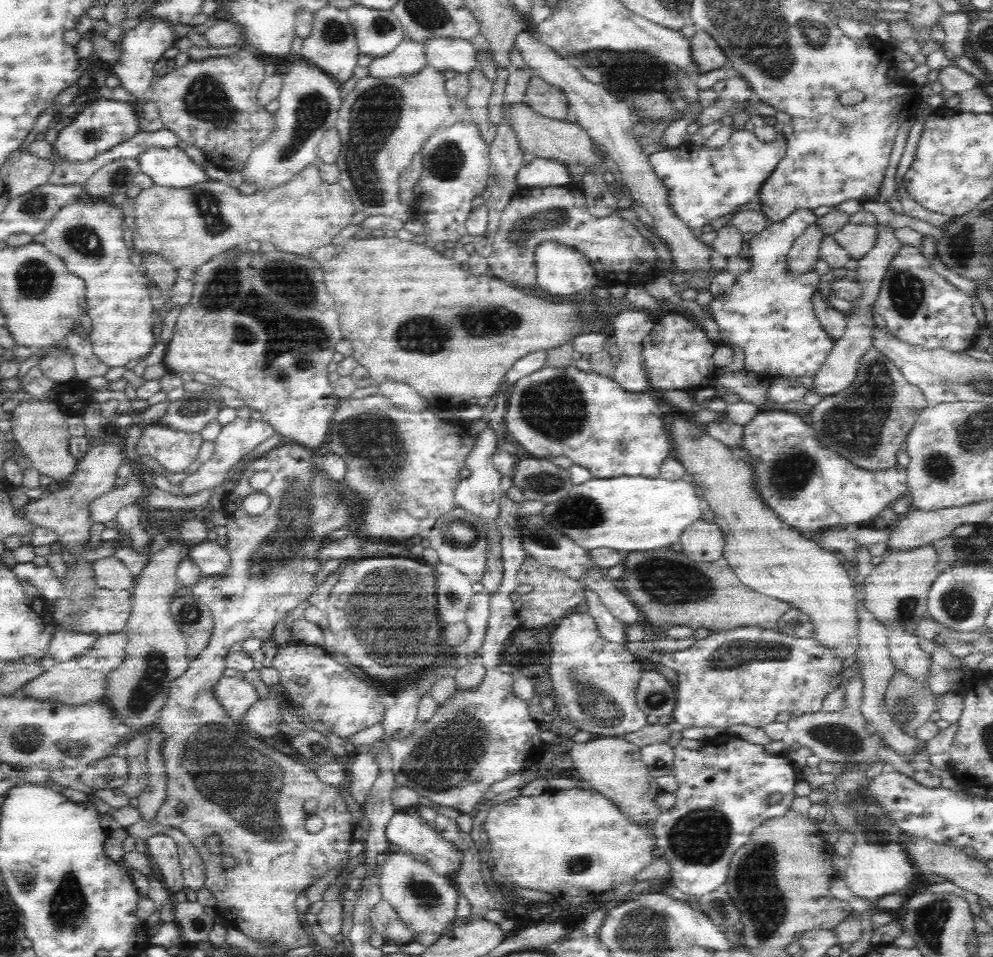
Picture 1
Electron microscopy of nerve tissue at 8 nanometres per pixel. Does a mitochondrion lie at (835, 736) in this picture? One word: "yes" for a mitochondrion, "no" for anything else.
yes

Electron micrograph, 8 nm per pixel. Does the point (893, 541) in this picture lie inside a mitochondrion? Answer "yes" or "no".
no

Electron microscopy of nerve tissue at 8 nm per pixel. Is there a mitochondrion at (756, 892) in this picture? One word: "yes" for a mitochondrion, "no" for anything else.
yes

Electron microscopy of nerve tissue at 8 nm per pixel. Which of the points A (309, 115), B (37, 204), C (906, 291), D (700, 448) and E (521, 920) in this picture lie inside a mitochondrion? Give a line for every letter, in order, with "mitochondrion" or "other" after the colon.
A: mitochondrion
B: mitochondrion
C: mitochondrion
D: other
E: other

